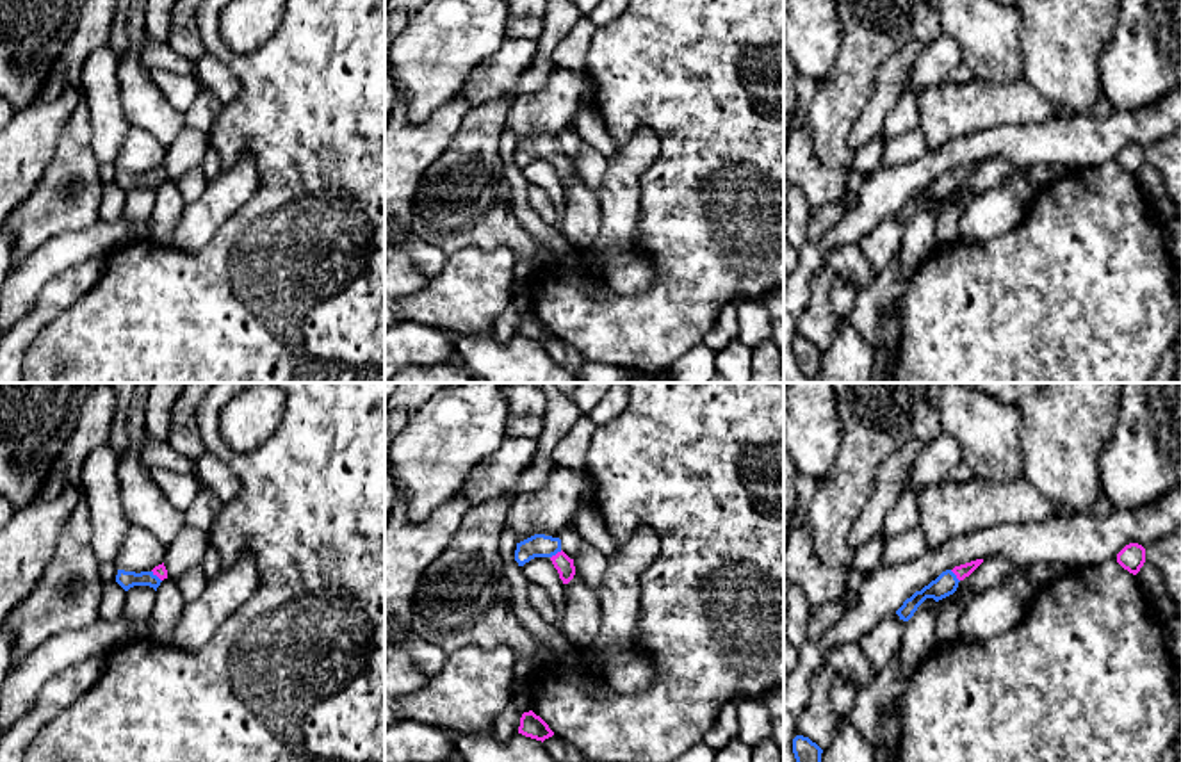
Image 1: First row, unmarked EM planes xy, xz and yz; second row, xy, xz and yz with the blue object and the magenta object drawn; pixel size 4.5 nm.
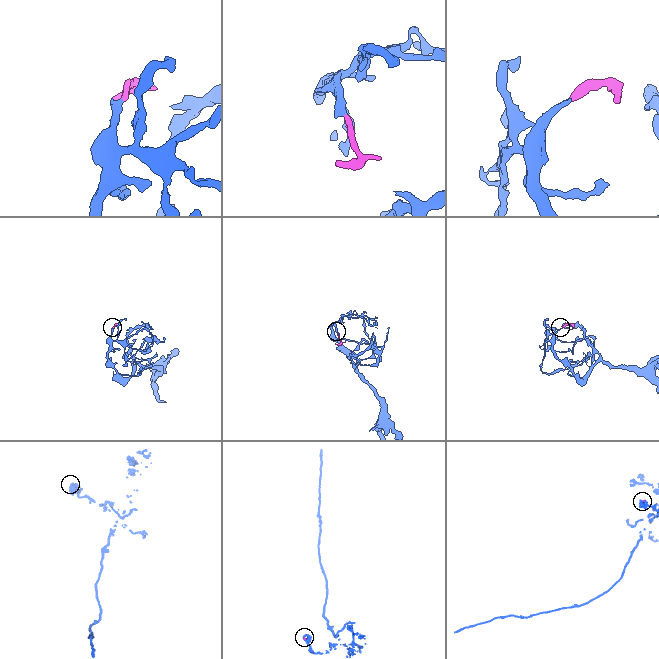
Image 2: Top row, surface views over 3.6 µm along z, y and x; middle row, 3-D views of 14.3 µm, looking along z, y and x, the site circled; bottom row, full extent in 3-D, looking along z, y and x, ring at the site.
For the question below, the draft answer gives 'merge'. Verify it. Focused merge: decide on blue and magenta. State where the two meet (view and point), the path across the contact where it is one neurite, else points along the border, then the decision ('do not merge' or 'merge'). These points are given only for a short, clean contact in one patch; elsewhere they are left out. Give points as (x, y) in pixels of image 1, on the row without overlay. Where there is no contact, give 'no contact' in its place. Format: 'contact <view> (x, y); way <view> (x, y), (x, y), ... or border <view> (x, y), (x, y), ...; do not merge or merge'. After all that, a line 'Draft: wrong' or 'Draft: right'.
contact xz (556, 154); way xz (538, 146), (556, 154), (565, 168); merge
Draft: right

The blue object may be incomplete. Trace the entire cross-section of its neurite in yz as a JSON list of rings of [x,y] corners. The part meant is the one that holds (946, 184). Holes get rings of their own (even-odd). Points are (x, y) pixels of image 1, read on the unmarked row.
[[[976,160],[955,167],[953,171],[942,173],[935,182],[932,182],[921,192],[916,192],[910,199],[907,199],[903,207],[896,212],[896,215],[900,217],[900,221],[908,223],[926,199],[933,199],[935,203],[939,203],[953,196],[958,189],[958,183],[969,178],[981,164],[983,160]]]

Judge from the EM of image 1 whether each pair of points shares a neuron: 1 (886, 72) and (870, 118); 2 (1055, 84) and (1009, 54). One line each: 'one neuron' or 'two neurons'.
1: one neuron
2: two neurons

